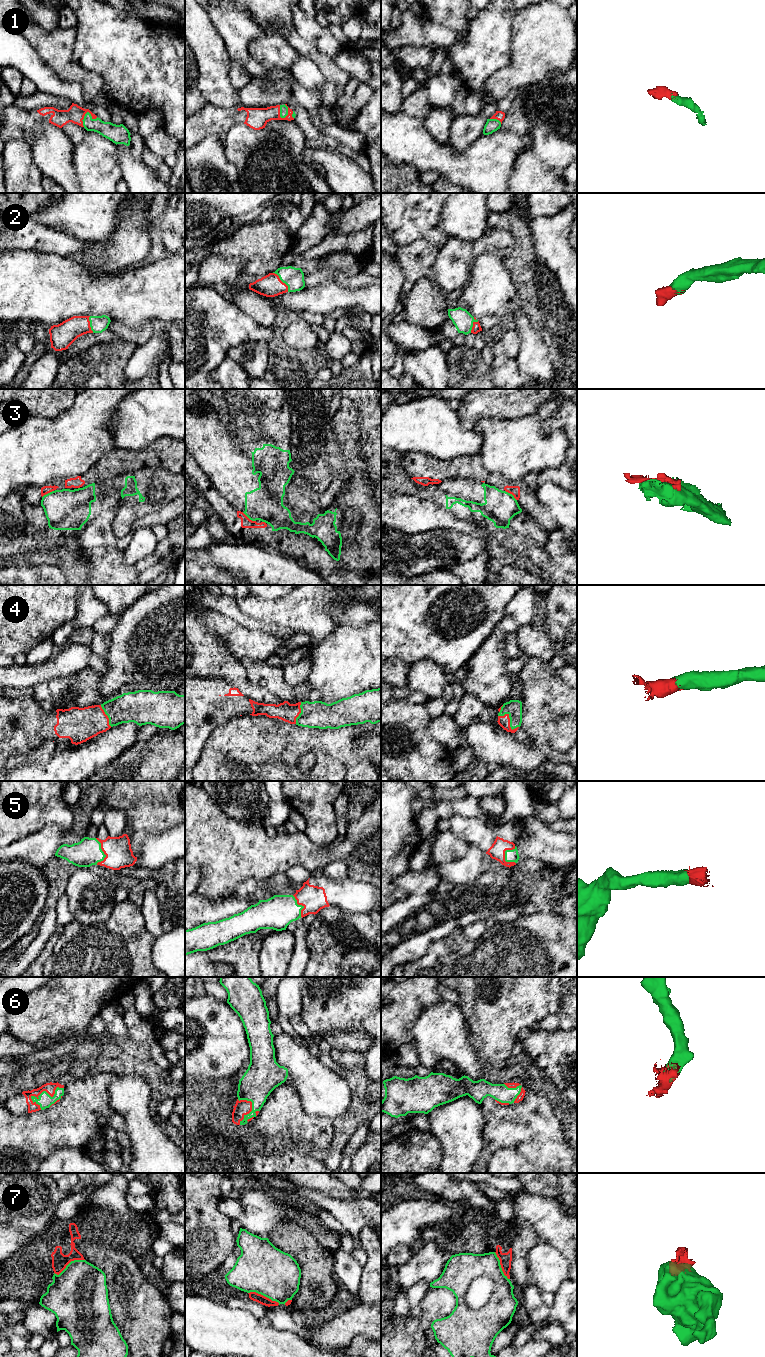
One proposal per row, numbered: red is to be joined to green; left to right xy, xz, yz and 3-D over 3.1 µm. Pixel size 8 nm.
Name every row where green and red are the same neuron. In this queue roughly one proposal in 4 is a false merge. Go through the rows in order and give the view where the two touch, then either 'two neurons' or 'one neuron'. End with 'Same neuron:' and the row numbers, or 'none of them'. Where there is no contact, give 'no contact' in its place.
1: meets green in xz; one neuron
2: meets green in xz; one neuron
3: meets green in xz; two neurons
4: meets green in yz; one neuron
5: meets green in yz; one neuron
6: meets green in xy; one neuron
7: meets green in xz; two neurons
Same neuron: 1, 2, 4, 5, 6

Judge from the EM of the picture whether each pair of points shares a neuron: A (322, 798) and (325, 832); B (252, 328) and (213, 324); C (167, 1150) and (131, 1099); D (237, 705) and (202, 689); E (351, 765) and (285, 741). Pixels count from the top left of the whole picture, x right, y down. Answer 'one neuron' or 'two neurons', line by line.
A: one neuron
B: one neuron
C: one neuron
D: one neuron
E: one neuron

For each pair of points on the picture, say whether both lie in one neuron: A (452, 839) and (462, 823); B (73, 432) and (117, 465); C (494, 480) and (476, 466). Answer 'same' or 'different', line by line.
A: different
B: different
C: same

